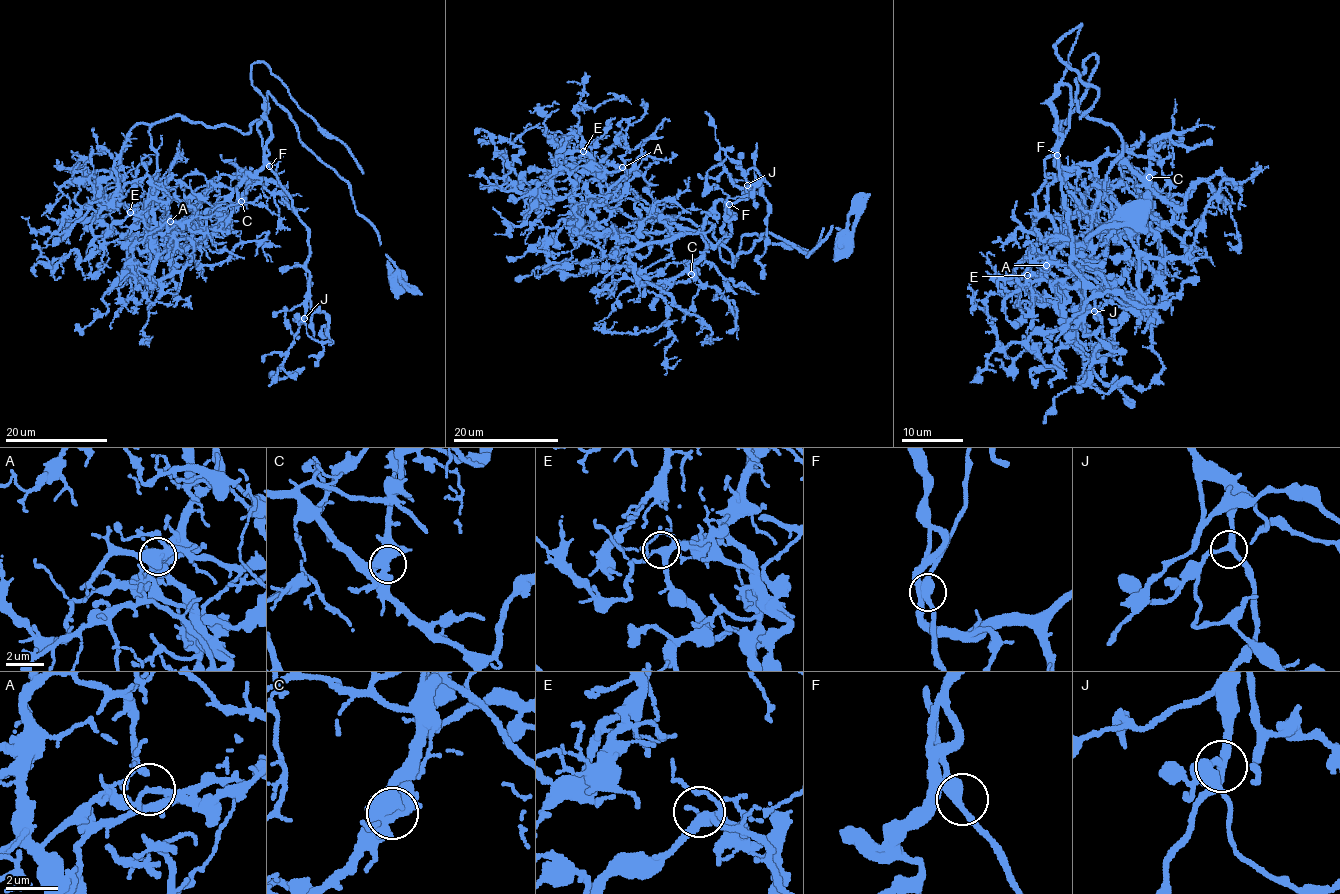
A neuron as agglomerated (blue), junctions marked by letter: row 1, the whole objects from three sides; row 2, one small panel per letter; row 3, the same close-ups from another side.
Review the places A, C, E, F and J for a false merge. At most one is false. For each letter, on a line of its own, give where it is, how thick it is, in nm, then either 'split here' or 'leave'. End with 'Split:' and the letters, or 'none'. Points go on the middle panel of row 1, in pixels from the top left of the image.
A: at (622, 167); 180 nm thick; split here
C: at (691, 274); 550 nm thick; leave
E: at (583, 151); 280 nm thick; leave
F: at (729, 204); 400 nm thick; leave
J: at (747, 185); 280 nm thick; leave
Split: A

